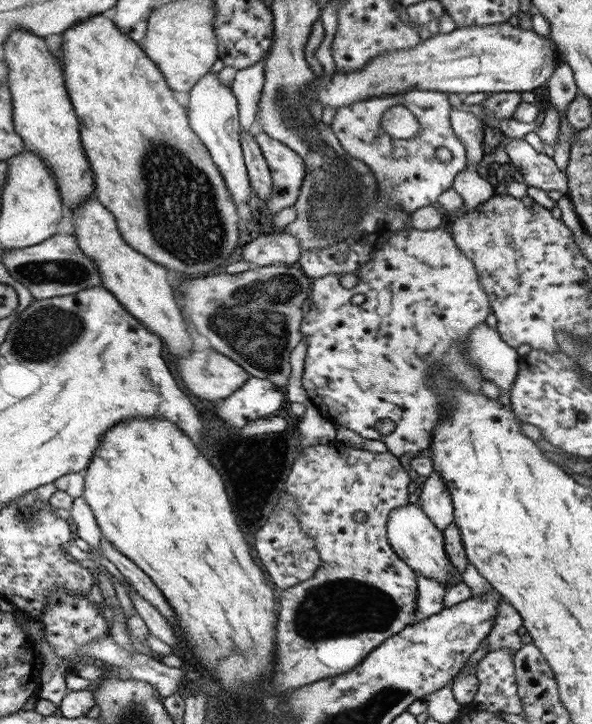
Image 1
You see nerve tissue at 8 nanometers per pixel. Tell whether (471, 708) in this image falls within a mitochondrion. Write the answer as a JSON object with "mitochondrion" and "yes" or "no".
{"mitochondrion":"no"}

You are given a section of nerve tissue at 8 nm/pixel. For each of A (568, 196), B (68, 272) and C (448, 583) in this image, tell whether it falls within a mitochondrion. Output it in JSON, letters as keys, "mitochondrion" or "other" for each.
{"A":"other","B":"mitochondrion","C":"other"}

